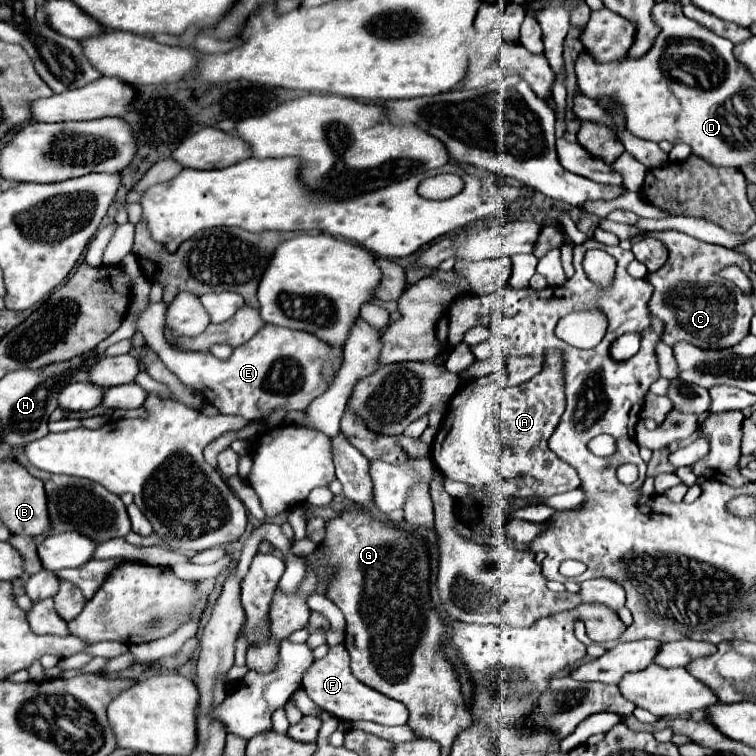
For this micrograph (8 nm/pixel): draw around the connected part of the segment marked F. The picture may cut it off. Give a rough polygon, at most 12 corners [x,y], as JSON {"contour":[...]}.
{"contour":[[331,646],[303,676],[303,690],[343,722],[407,722],[405,704],[351,674]]}

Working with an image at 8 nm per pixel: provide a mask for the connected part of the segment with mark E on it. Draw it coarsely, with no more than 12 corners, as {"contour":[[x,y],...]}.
{"contour":[[165,302],[137,330],[221,414],[305,410],[327,390],[327,346],[265,324],[227,360],[163,336]]}

